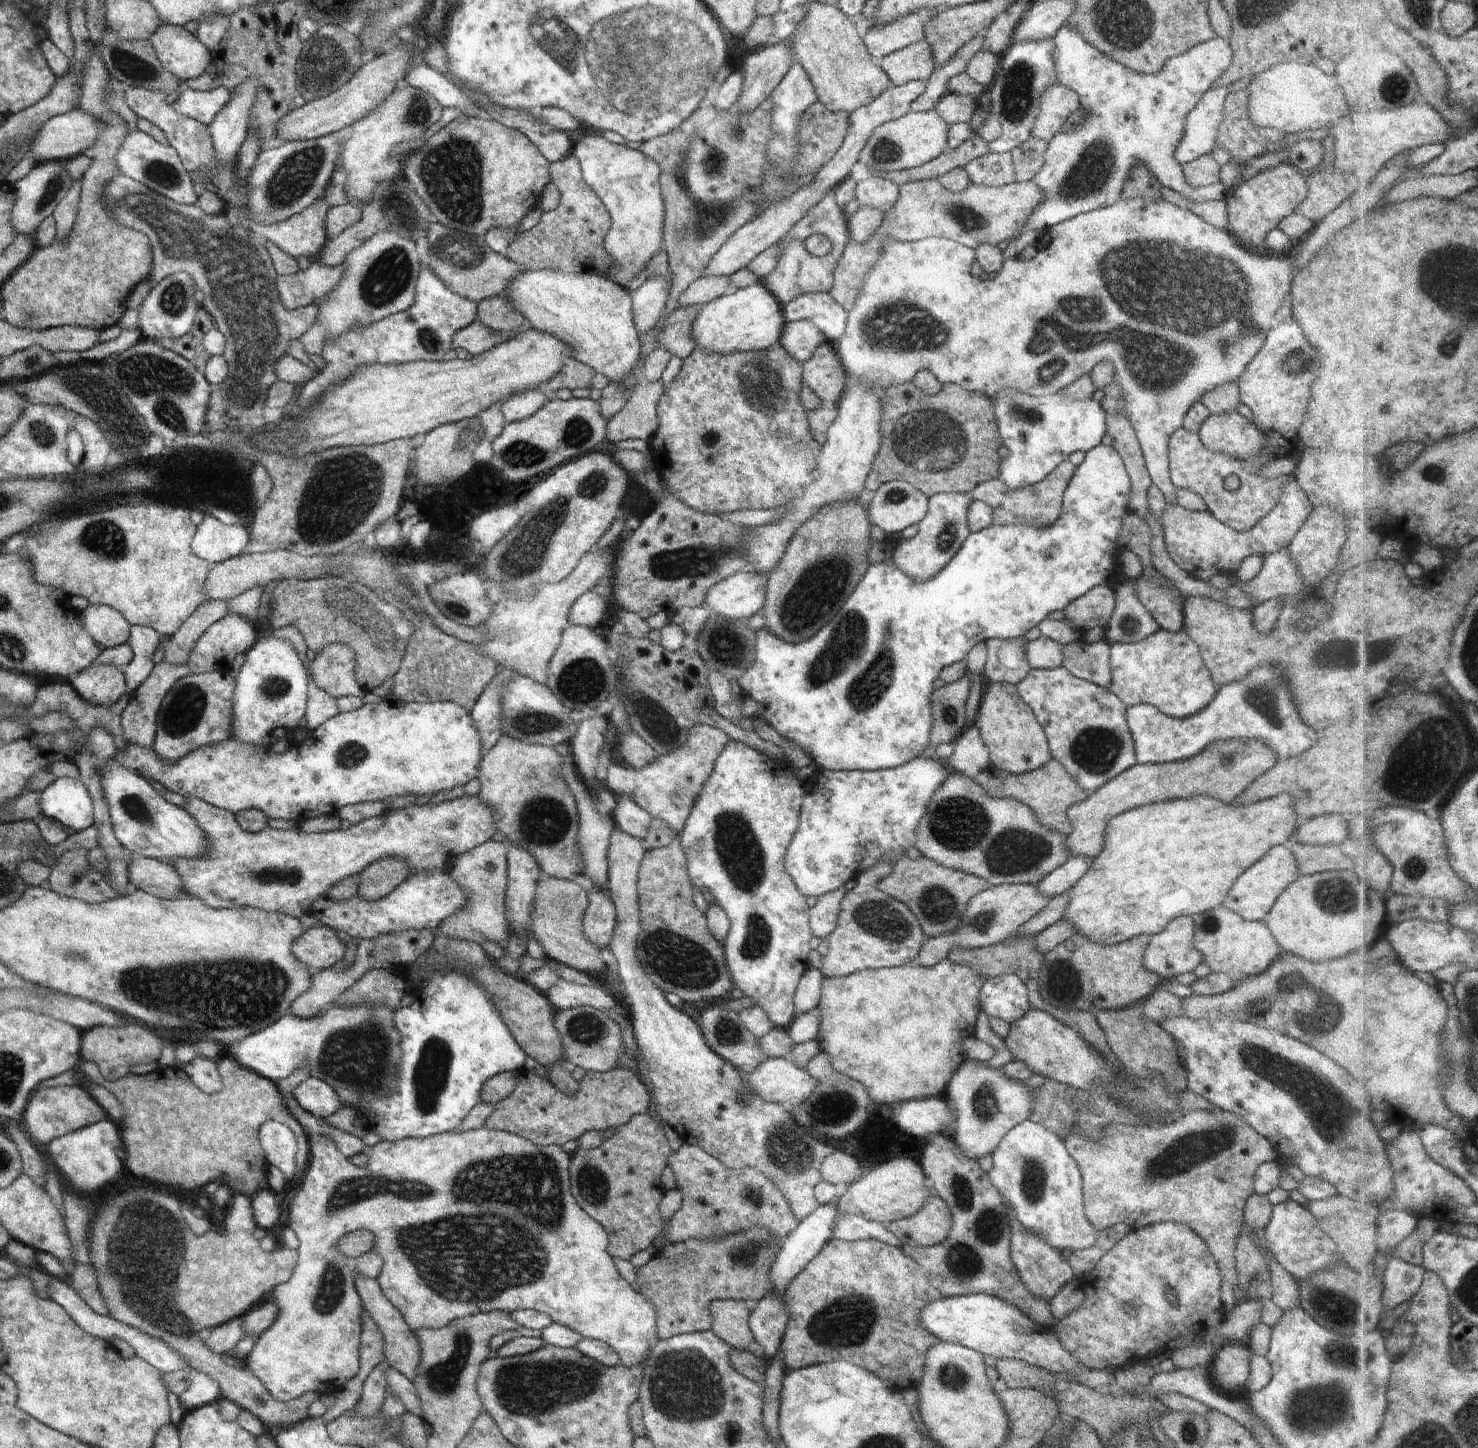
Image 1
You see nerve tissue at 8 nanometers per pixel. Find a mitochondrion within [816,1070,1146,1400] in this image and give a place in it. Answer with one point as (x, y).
(989, 1226)

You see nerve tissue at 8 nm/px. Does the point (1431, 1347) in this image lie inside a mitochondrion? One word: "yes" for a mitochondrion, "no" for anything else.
no

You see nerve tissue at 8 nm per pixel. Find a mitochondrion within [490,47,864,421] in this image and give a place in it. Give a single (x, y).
(709, 216)

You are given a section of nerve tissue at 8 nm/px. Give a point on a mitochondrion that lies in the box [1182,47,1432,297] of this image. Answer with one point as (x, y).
(1394, 87)

